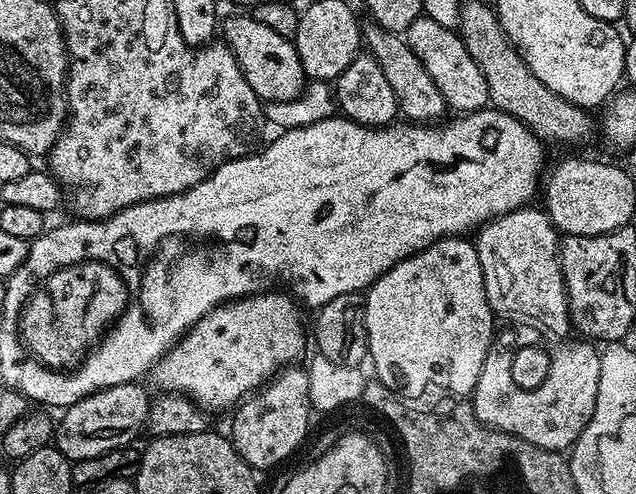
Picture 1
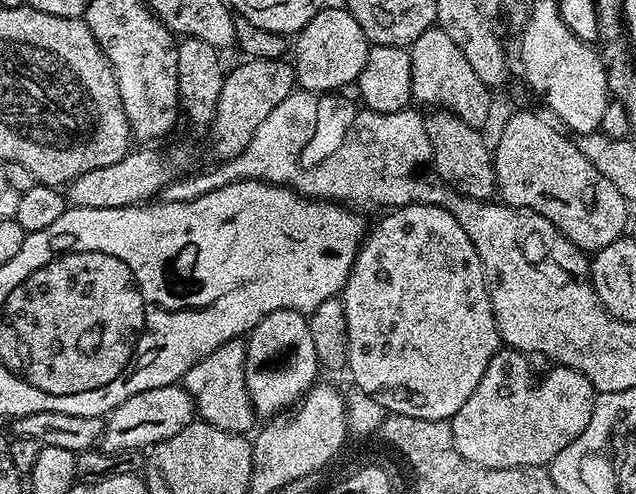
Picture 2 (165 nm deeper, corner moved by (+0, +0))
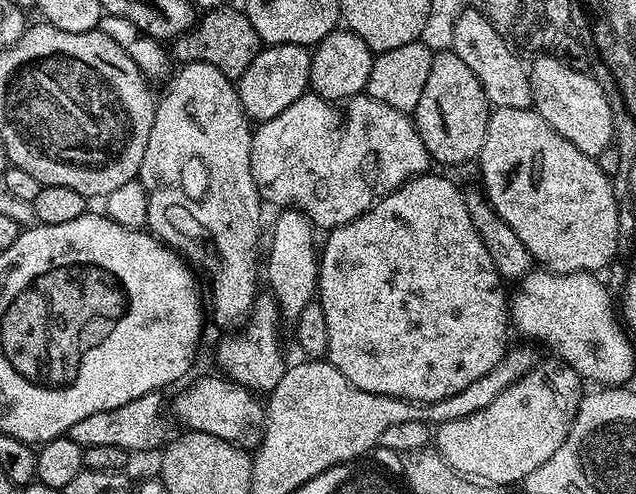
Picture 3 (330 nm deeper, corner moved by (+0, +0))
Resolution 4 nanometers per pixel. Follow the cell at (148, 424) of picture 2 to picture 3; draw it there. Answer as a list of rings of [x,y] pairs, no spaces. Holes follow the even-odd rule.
[[[223,374],[216,376],[200,376],[193,382],[189,388],[184,388],[176,396],[176,401],[171,401],[170,408],[176,411],[176,416],[185,425],[183,426],[189,432],[201,432],[202,434],[214,434],[214,438],[222,438],[231,444],[237,444],[239,448],[245,450],[255,449],[260,443],[264,433],[264,417],[266,415],[265,405],[261,397],[255,392],[248,391],[241,384],[235,384],[233,380],[228,379]]]

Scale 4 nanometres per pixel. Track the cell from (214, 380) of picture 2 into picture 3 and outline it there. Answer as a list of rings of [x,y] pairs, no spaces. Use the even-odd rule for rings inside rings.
[[[271,290],[257,291],[252,308],[246,317],[244,336],[225,335],[228,337],[217,346],[216,364],[220,367],[217,369],[235,384],[241,384],[250,392],[257,394],[272,392],[274,386],[282,382],[282,374],[286,367],[284,352],[280,349],[280,338],[276,334],[276,326],[281,322],[280,304],[276,301],[276,295]]]

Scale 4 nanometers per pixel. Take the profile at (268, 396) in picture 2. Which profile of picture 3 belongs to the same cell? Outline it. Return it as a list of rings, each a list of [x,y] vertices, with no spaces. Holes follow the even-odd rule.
[[[285,207],[272,224],[272,241],[268,244],[268,284],[280,304],[280,314],[285,321],[294,322],[302,314],[302,306],[317,295],[320,283],[318,240],[314,225],[298,208]]]

